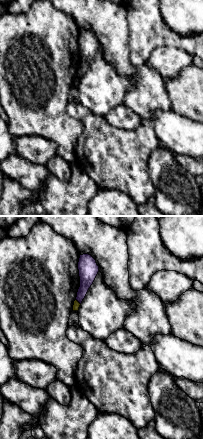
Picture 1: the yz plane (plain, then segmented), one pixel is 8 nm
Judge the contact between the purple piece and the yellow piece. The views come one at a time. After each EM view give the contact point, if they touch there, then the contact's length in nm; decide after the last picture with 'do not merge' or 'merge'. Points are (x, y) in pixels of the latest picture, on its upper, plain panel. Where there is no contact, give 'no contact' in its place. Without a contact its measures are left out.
(78, 77) | 60 nm

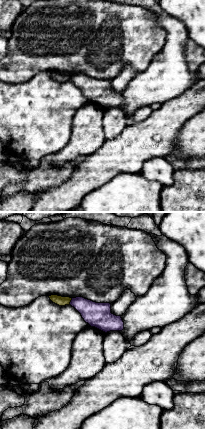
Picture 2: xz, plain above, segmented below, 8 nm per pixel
(71, 77) | 60 nm

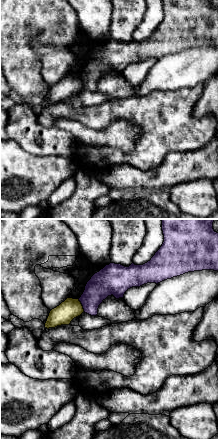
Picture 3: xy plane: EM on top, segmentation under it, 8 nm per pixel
(82, 81) | 120 nm

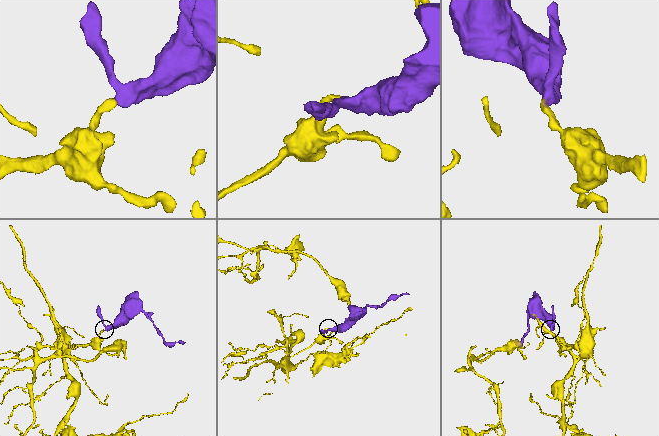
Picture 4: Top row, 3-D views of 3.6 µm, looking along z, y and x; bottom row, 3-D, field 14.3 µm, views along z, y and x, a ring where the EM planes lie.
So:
do not merge

